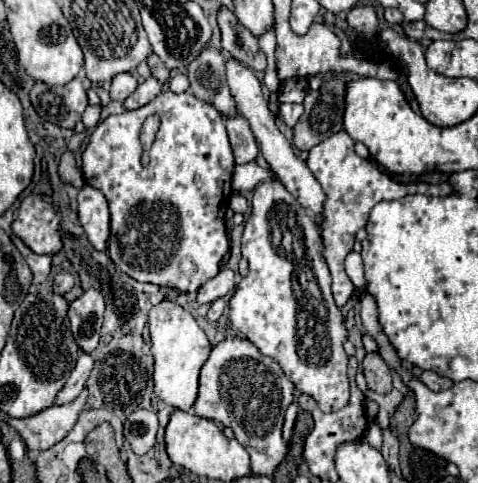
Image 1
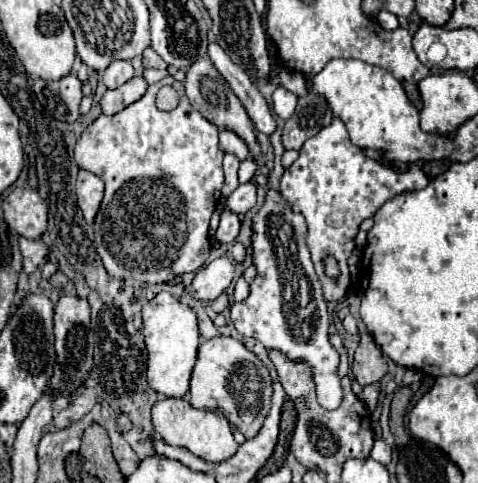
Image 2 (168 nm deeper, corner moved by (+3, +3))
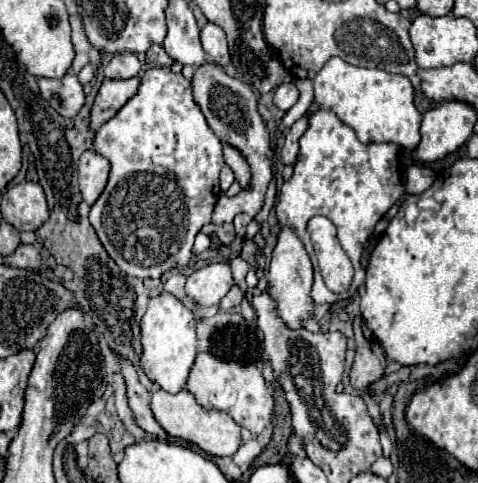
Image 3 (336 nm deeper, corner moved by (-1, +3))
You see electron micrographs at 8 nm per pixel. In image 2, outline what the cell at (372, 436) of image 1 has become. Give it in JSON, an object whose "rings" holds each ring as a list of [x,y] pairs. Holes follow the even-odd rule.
{"rings":[[[375,440],[375,446],[371,450],[371,458],[377,460],[379,464],[387,466],[391,462],[391,448],[383,440]]]}

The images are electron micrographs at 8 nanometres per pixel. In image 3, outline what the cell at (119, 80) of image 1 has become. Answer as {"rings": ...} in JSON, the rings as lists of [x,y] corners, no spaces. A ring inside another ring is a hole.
{"rings":[[[131,52],[125,54],[115,54],[111,62],[105,66],[105,76],[111,80],[121,80],[121,78],[133,78],[141,70],[139,58]]]}

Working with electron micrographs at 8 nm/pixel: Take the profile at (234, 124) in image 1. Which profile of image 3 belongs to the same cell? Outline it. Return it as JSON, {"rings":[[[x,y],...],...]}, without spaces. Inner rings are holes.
{"rings":[[[231,144],[223,146],[223,156],[225,156],[227,166],[231,166],[231,170],[235,172],[235,178],[241,182],[241,188],[245,188],[249,184],[249,164],[245,156]]]}

